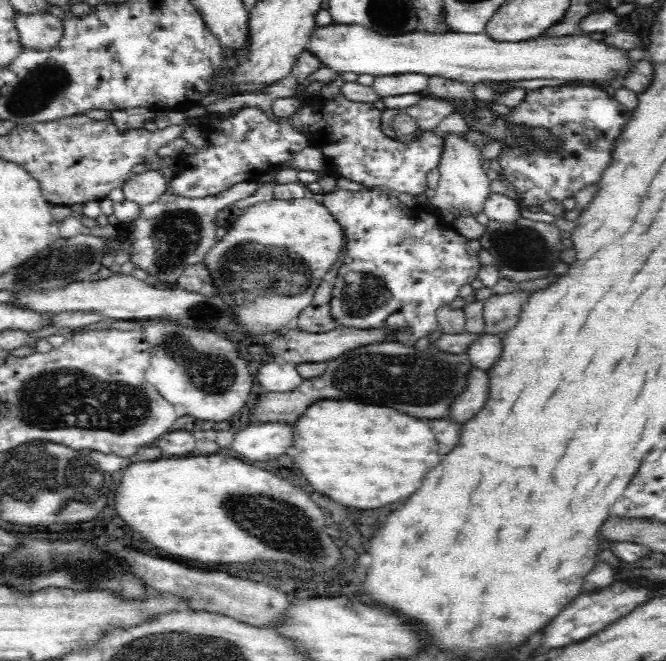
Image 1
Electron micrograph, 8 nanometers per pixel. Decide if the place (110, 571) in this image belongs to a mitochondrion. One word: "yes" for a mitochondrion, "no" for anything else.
yes

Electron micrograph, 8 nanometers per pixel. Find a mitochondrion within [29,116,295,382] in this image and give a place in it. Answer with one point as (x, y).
(176, 234)

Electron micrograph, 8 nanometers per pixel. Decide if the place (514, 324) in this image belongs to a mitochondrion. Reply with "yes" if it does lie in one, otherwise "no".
no

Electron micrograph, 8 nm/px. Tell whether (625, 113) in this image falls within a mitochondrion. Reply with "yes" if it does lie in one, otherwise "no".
no

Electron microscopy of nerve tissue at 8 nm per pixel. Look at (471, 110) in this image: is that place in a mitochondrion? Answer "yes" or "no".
yes

